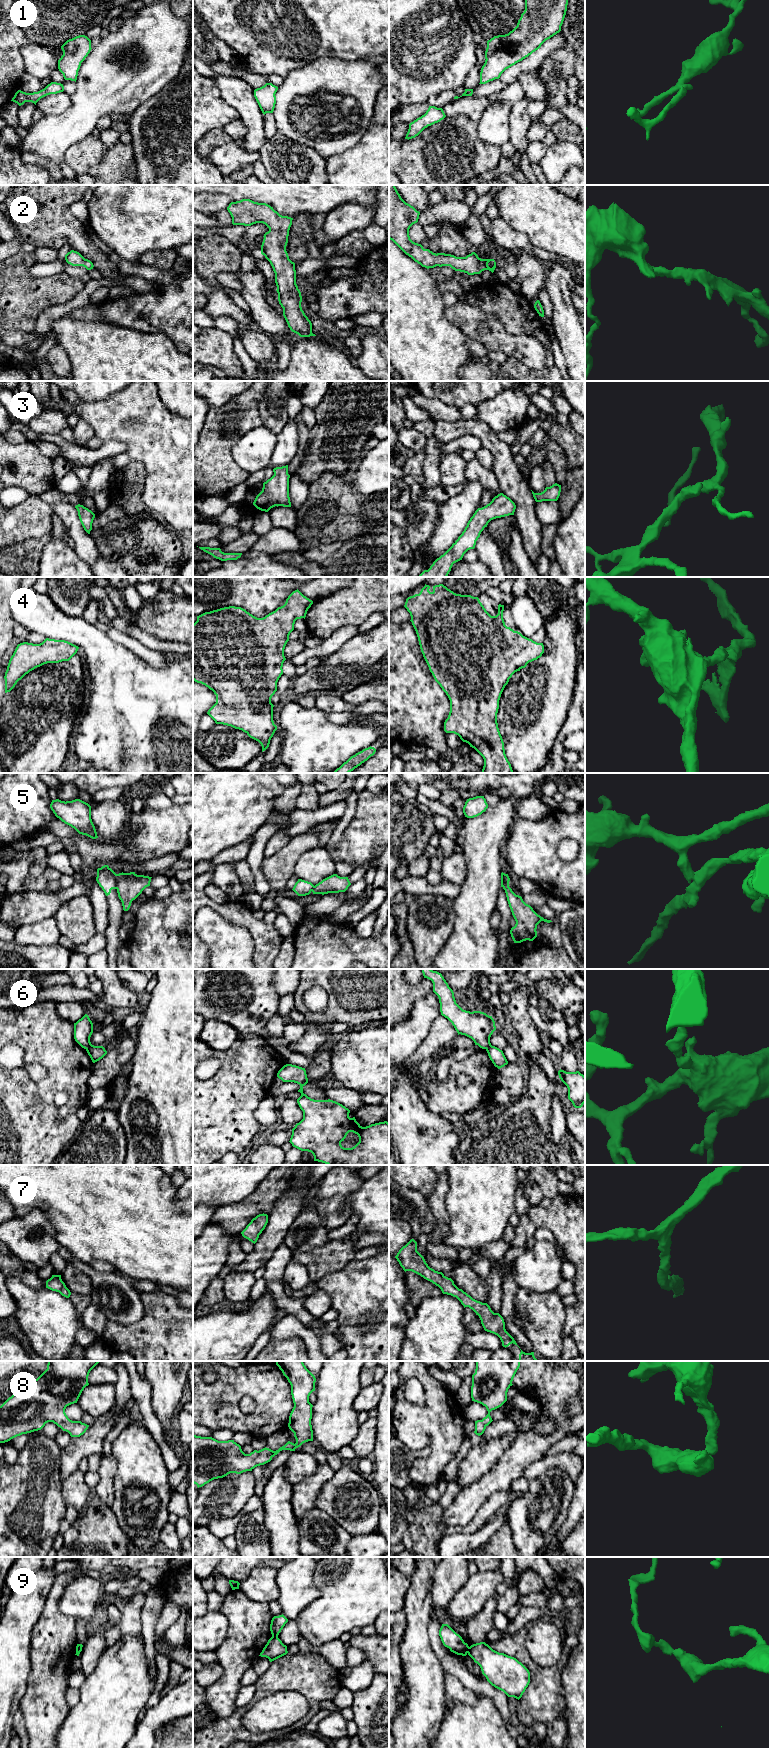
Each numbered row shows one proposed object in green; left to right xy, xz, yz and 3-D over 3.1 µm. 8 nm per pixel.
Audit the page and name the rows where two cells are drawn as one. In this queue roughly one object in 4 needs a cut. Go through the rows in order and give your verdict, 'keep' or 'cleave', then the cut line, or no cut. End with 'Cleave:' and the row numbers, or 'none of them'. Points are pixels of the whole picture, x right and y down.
1: keep; cut none
2: keep; cut none
3: keep; cut none
4: keep; cut none
5: cleave; cut xy (117, 874), (115, 888)
6: cleave; cut xy (91, 1044), (86, 1049)
7: keep; cut none
8: keep; cut none
9: cleave; cut xz (272, 1636), (277, 1637)
Cleave: 5, 6, 9

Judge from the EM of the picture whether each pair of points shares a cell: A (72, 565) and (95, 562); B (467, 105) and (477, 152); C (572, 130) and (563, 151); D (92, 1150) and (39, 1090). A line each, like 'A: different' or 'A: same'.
A: different
B: different
C: different
D: different

